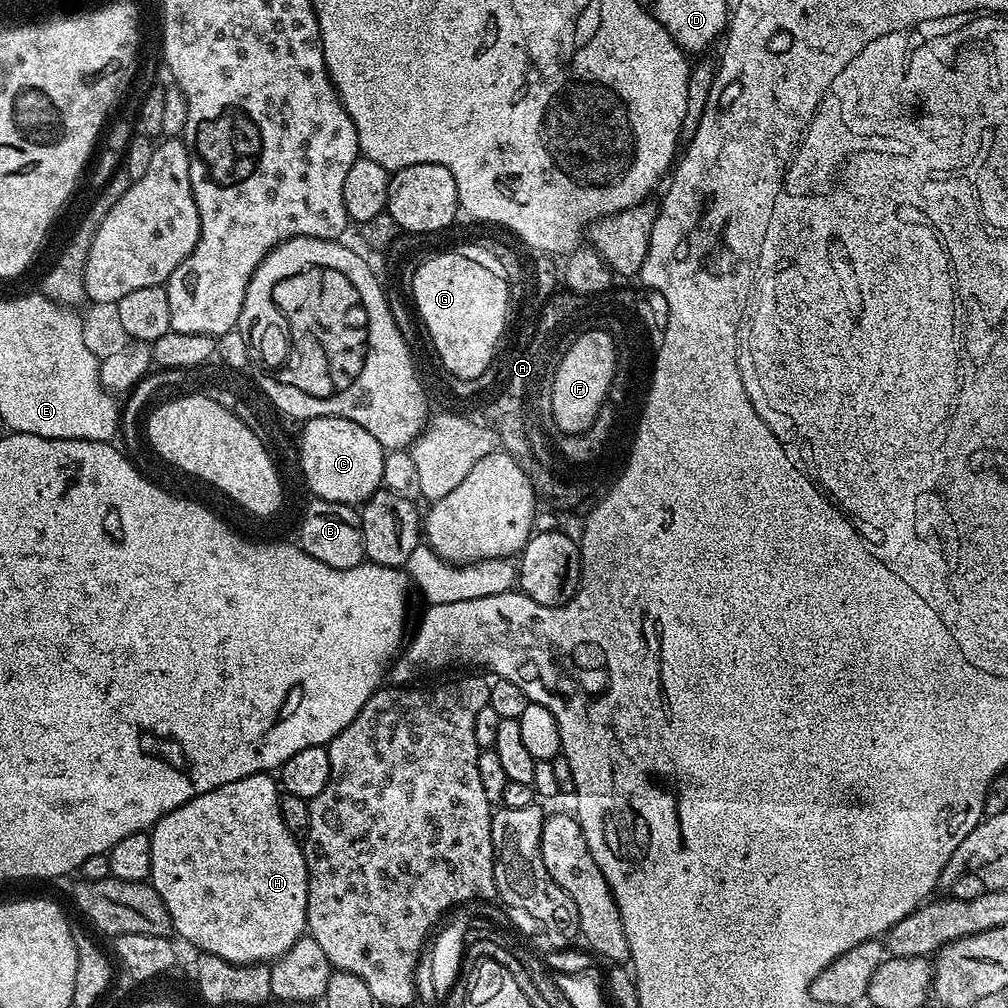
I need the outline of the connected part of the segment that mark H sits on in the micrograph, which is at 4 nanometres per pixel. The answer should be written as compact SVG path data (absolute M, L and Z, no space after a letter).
M259 772L250 774L246 778L238 778L238 782L226 782L226 786L218 786L166 814L152 829L152 875L150 883L154 890L166 902L166 910L170 910L170 918L175 935L181 936L188 944L200 948L201 953L209 956L217 956L231 964L262 964L277 960L299 936L305 935L308 922L308 867L304 857L304 849L301 841L286 830L286 822L282 822L282 810L280 809L281 789L277 781L269 773Z

